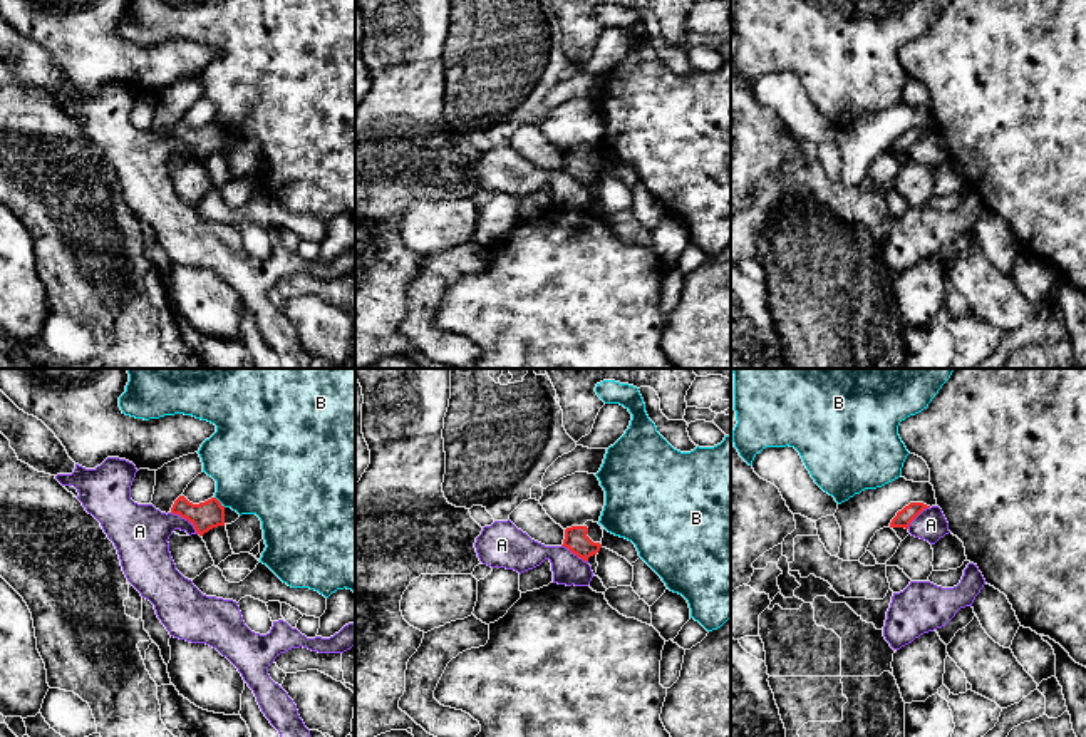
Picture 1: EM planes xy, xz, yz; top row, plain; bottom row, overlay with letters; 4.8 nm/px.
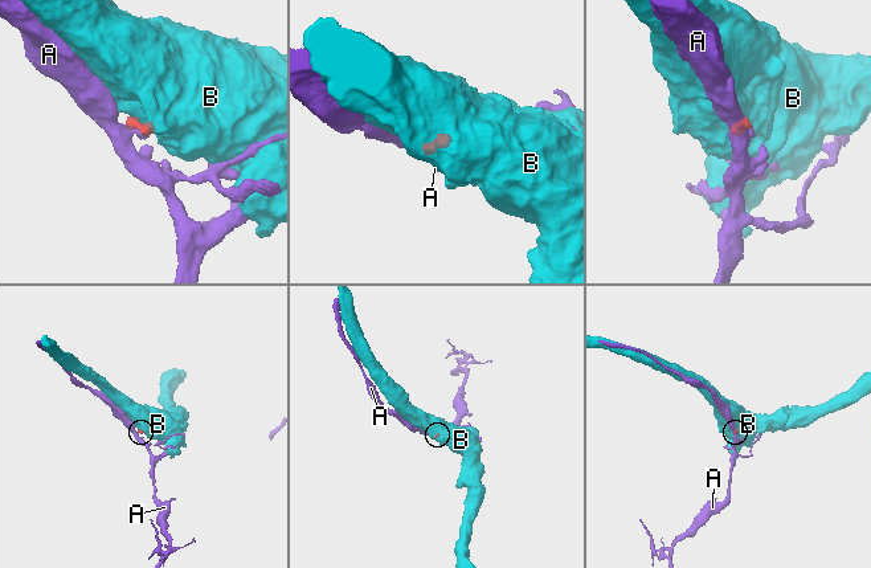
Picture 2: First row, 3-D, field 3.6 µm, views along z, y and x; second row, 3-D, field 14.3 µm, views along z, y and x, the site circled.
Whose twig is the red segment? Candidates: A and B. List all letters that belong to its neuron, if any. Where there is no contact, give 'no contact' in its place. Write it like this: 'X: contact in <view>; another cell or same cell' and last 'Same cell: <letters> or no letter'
A: contact in xy; another cell
B: contact in xy; another cell
Same cell: no letter

